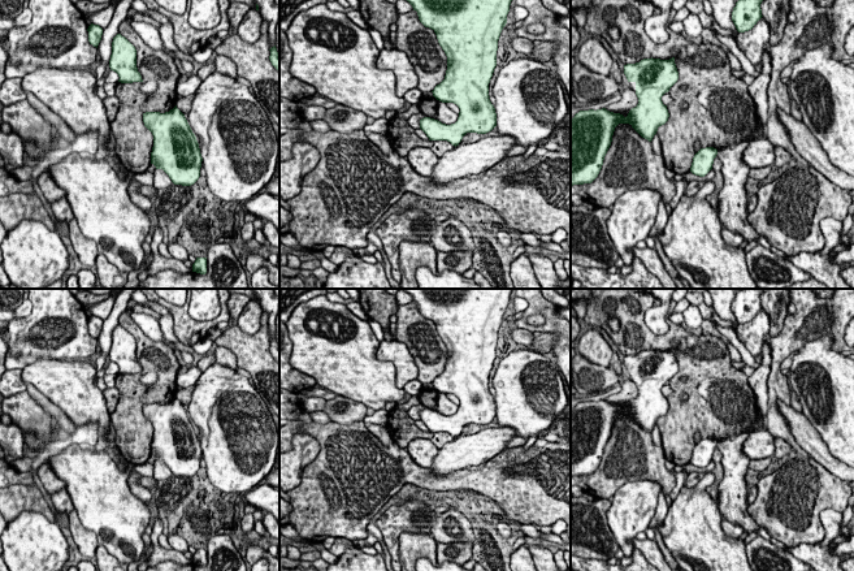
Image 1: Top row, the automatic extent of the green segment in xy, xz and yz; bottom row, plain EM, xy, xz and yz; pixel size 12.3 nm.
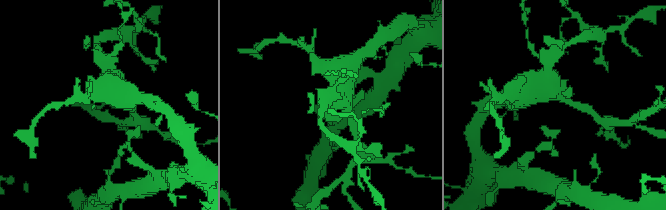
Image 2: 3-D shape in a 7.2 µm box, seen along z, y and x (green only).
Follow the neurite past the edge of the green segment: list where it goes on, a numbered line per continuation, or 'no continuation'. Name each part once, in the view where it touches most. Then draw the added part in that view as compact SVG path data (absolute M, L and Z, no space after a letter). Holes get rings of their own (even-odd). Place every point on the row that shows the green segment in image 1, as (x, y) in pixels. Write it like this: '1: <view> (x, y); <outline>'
no continuation

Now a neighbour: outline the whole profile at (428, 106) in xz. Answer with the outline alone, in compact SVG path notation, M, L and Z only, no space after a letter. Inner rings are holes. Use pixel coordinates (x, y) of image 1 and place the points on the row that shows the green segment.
M432 96L432 98L420 98L419 109L421 113L424 113L426 117L438 120L438 100Z

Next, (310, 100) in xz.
M315 95L303 98L303 99L300 99L300 101L307 104L307 105L322 105L326 109L333 108L333 107L337 105L337 103L334 103L331 100L328 100L322 96L315 96Z

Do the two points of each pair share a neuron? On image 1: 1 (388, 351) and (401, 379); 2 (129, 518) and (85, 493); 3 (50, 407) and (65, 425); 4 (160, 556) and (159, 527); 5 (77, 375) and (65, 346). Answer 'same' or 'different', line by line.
1: same
2: same
3: same
4: same
5: different

